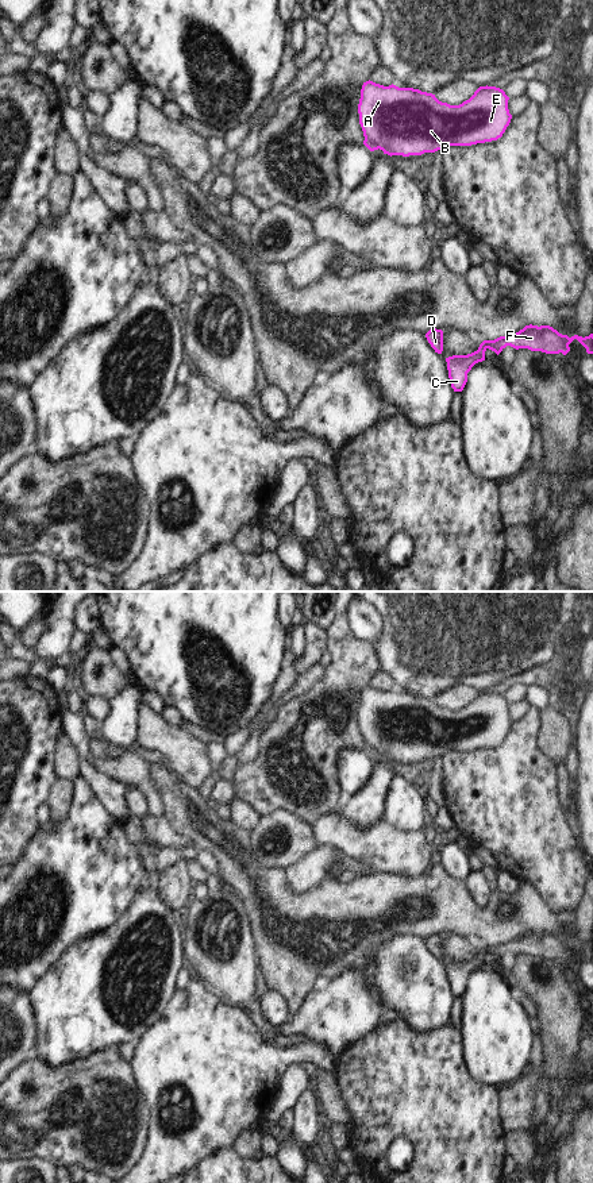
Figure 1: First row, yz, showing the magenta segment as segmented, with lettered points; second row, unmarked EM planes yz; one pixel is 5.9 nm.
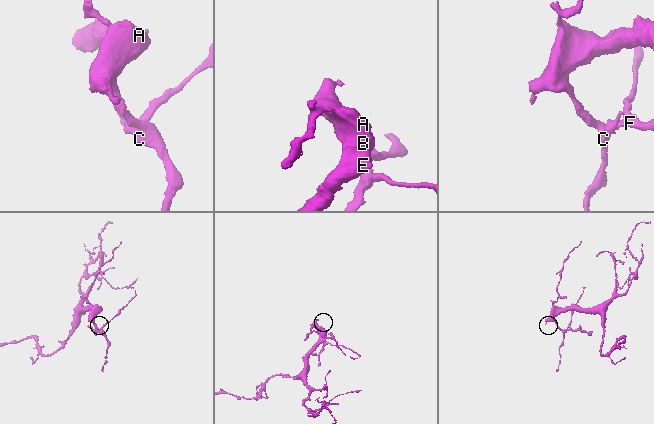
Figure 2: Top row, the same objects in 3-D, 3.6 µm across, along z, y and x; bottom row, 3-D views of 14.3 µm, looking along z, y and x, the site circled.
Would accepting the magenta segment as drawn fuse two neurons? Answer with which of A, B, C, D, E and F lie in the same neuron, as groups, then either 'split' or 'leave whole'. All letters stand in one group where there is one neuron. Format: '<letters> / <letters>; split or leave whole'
A B C D E / F; split

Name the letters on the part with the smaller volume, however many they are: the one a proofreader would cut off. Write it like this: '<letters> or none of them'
F.

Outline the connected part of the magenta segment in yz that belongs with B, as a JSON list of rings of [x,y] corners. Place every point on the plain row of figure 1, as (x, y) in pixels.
[[[366,686],[358,709],[363,750],[370,755],[382,755],[388,760],[421,760],[448,751],[471,751],[497,745],[511,728],[509,702],[496,691],[480,691],[459,710],[439,706],[435,700],[413,693],[384,691]]]

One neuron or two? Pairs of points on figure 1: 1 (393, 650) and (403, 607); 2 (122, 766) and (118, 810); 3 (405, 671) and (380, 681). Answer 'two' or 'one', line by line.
1: one
2: two
3: two

